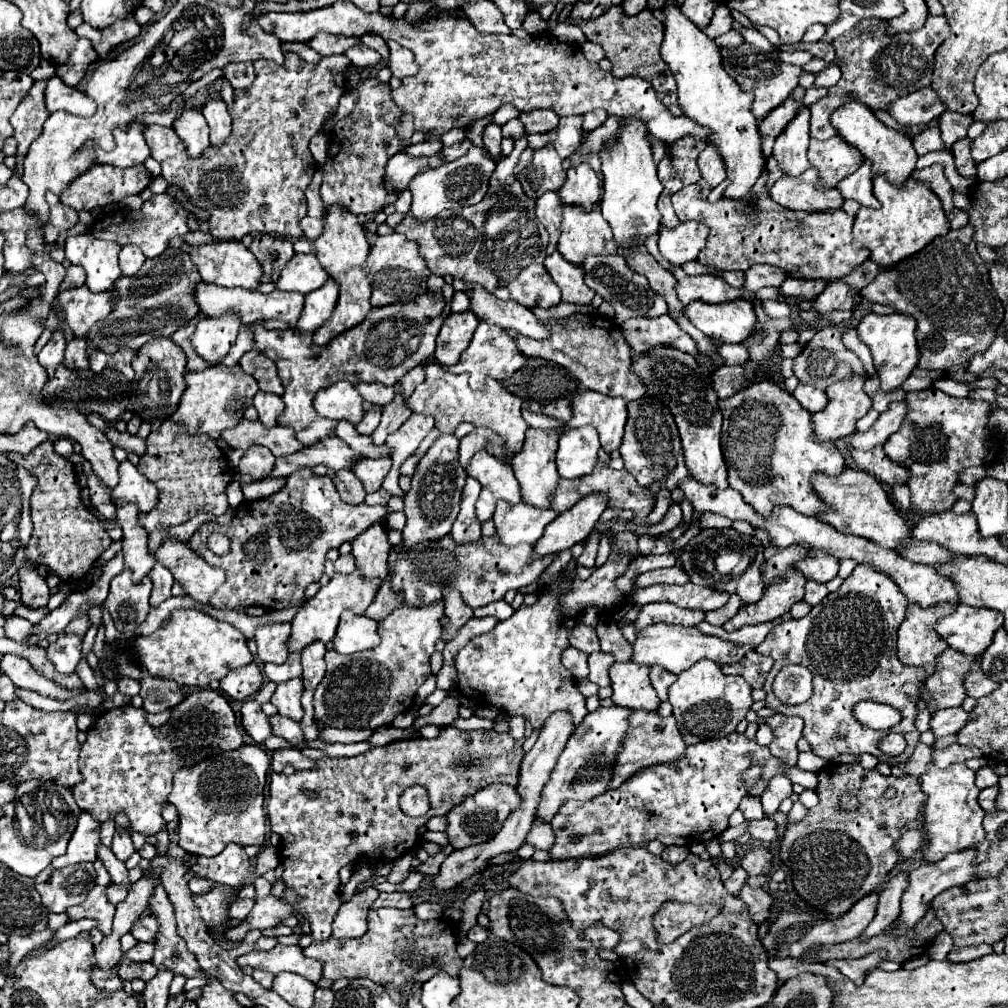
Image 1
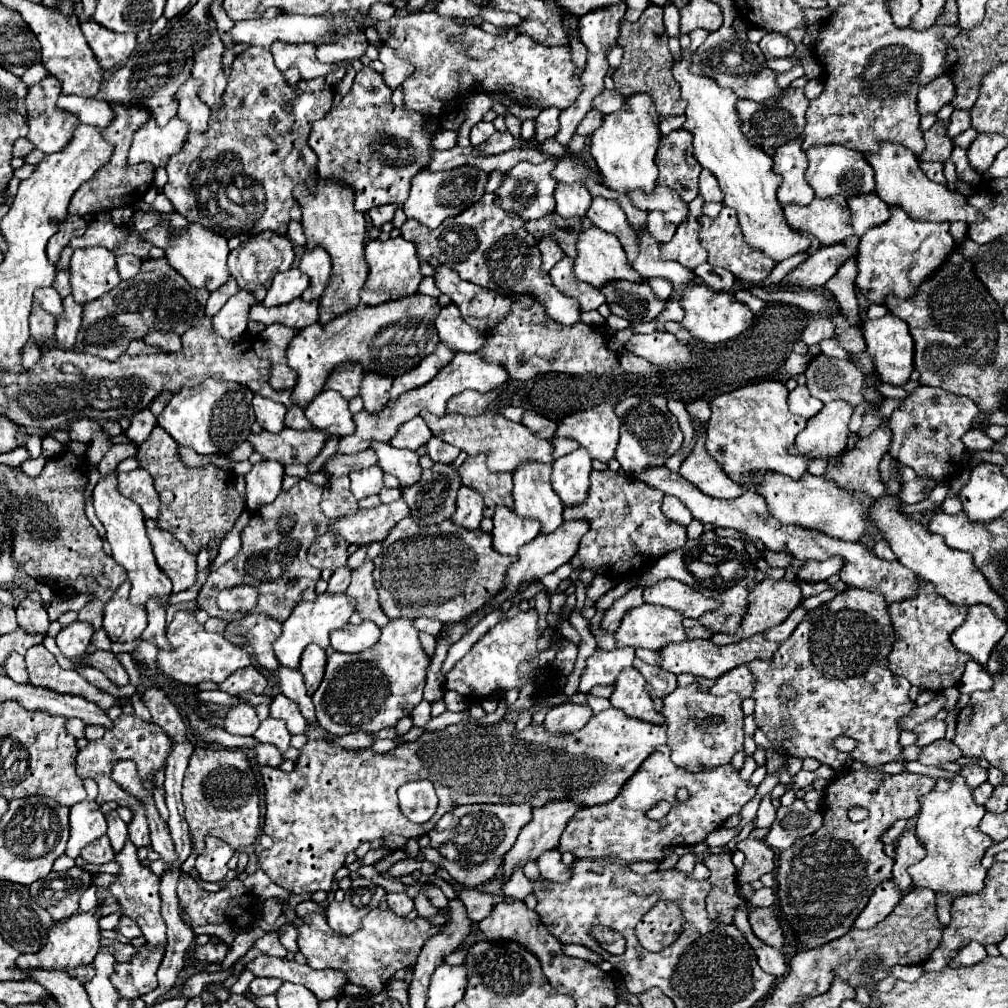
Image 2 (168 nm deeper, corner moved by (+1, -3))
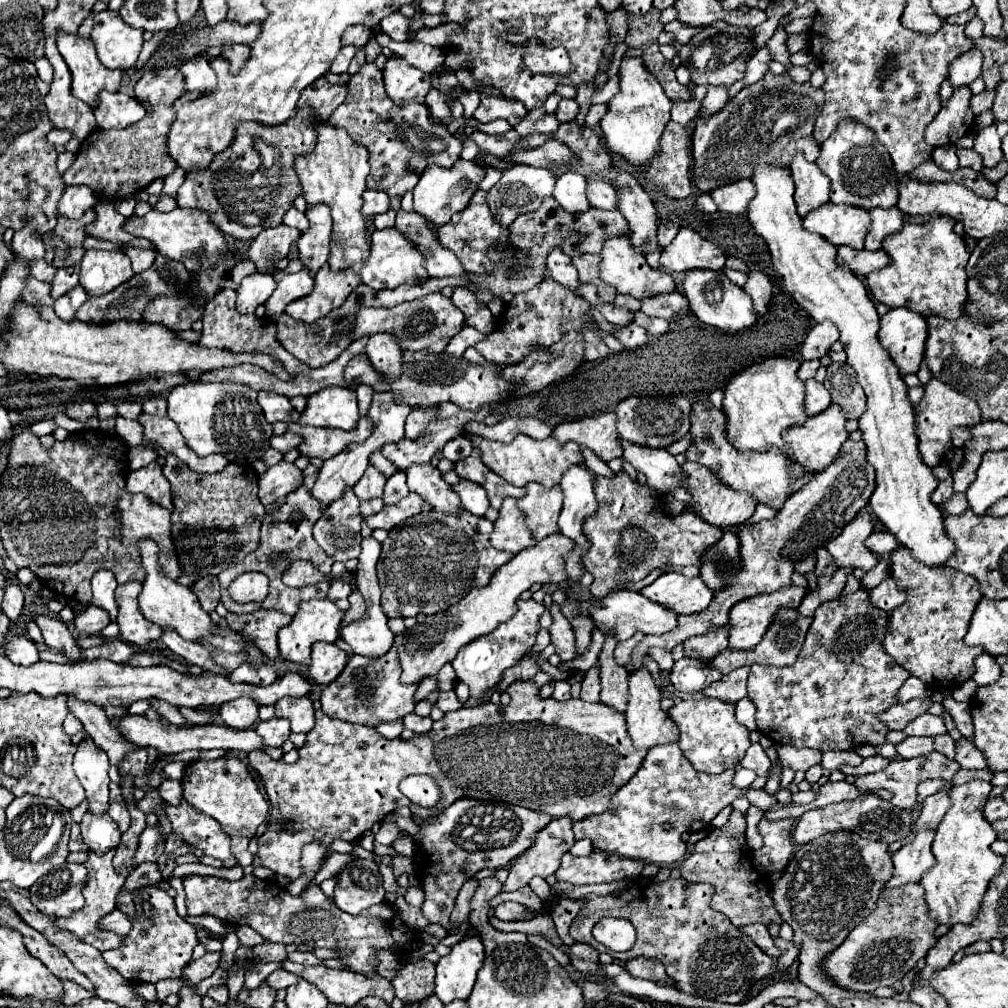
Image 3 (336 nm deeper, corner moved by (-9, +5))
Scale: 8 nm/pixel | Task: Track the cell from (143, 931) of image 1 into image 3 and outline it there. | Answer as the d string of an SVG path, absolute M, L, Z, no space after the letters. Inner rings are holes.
M115 909L107 917L103 917L103 921L99 921L97 927L103 929L103 931L111 931L111 933L125 935L125 933L131 931L131 921L127 919L127 915L123 915L119 909Z

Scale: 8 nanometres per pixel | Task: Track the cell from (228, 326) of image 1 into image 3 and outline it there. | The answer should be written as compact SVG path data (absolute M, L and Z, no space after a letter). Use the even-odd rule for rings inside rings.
M255 273L245 277L237 291L237 311L255 313L255 309L271 297L275 287L277 283L271 273Z

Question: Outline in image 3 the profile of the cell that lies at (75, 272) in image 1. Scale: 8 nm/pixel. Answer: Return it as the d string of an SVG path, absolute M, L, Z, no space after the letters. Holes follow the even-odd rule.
M67 267L67 269L57 269L53 281L51 281L51 297L61 297L69 289L73 289L79 283L79 267Z

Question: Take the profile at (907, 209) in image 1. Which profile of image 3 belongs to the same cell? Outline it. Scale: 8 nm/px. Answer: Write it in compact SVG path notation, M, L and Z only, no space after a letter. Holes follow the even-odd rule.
M939 217L927 223L907 223L899 233L887 237L883 249L893 263L867 275L867 285L873 297L889 309L905 307L923 317L937 315L949 321L959 319L963 315L963 305L967 303L965 265L969 261L969 251L963 237L955 235L953 225L955 219Z

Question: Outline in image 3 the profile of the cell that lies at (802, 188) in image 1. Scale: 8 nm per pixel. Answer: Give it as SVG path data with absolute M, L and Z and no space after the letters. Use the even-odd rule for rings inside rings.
M825 203L803 219L803 227L807 231L823 235L833 245L849 245L853 249L863 249L869 225L869 211L835 203Z

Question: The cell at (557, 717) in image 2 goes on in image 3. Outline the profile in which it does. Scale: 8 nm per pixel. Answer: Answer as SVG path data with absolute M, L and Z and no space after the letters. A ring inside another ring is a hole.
M593 665L581 683L581 699L589 703L599 703L599 691L601 691L601 677L599 677L599 665Z

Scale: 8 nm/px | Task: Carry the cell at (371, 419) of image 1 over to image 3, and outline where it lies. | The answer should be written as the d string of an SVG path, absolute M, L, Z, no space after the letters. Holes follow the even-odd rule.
M375 333L365 347L373 367L385 377L397 377L401 373L401 349L391 333Z

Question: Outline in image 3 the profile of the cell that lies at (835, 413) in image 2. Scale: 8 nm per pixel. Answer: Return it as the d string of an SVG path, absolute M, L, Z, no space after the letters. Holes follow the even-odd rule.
M831 405L827 411L809 417L803 425L799 425L799 427L795 425L795 427L787 429L787 433L783 433L783 439L787 441L787 447L789 447L789 451L785 453L787 459L791 463L803 465L803 475L823 471L825 467L829 467L833 463L841 445L849 439L849 433L845 431L845 415L837 405Z

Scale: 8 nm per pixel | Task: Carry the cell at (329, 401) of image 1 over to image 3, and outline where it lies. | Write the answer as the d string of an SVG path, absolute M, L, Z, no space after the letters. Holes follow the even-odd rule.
M327 387L307 399L307 407L301 413L299 425L337 427L349 431L357 425L357 421L359 413L355 391L347 387Z

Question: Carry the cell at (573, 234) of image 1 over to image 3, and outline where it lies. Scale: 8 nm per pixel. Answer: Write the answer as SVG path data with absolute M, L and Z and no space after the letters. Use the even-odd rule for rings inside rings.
M613 237L605 241L605 247L601 251L601 279L609 285L613 285L617 289L617 293L623 295L631 295L635 299L647 299L647 297L655 297L659 293L671 293L677 289L673 277L665 271L659 269L651 269L645 261L643 253L635 253L635 249L631 249L627 237Z

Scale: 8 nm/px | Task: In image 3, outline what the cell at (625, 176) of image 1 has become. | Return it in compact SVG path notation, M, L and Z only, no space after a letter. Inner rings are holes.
M623 57L619 67L619 93L607 103L607 113L601 119L601 131L605 135L609 151L625 157L635 165L649 165L659 151L659 139L669 123L669 111L673 103L667 99L657 77L651 75L641 57Z

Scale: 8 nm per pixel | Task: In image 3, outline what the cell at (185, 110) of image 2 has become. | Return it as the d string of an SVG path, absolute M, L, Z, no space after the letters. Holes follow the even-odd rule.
M205 55L193 57L185 63L181 63L179 71L185 75L185 89L195 91L195 89L211 89L215 87L215 73L209 67L209 59Z

